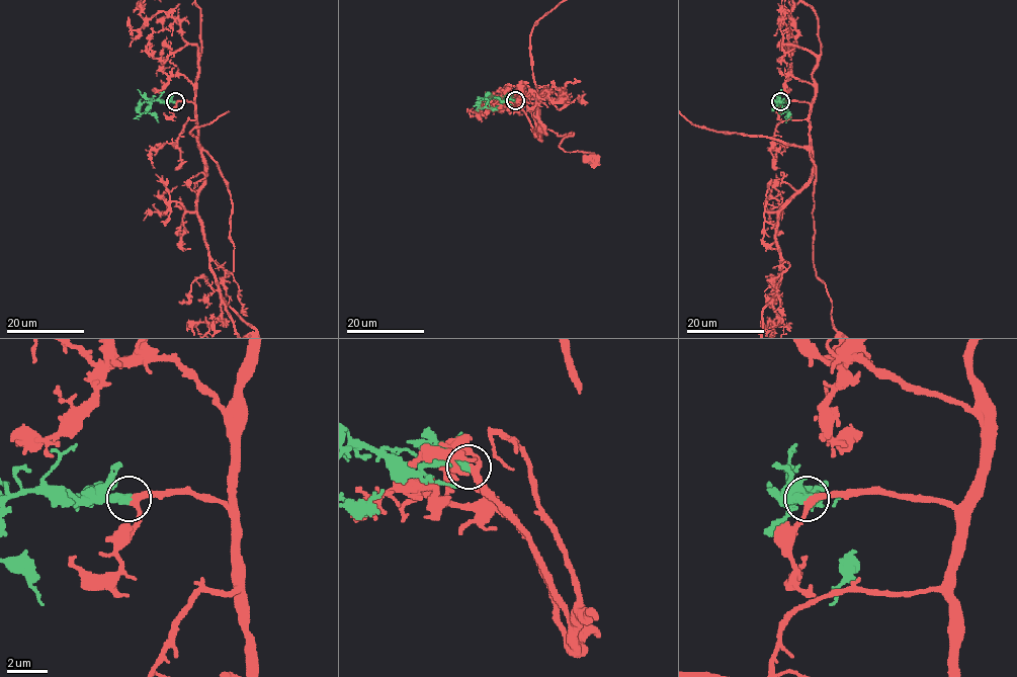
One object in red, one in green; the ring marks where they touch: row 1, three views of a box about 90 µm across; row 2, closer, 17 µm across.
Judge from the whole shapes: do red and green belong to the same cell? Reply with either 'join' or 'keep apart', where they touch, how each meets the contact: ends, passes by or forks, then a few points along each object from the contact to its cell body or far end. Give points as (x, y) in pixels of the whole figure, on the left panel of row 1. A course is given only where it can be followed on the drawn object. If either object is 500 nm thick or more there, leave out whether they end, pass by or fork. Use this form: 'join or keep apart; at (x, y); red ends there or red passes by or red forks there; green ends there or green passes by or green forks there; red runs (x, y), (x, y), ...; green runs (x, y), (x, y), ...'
join; at (175, 101); red passes by; green ends there; red runs (175, 102), (194, 105), (198, 144), (227, 187), (234, 270), (219, 287), (255, 330); green runs (175, 102), (151, 101), (146, 111), (159, 122)

